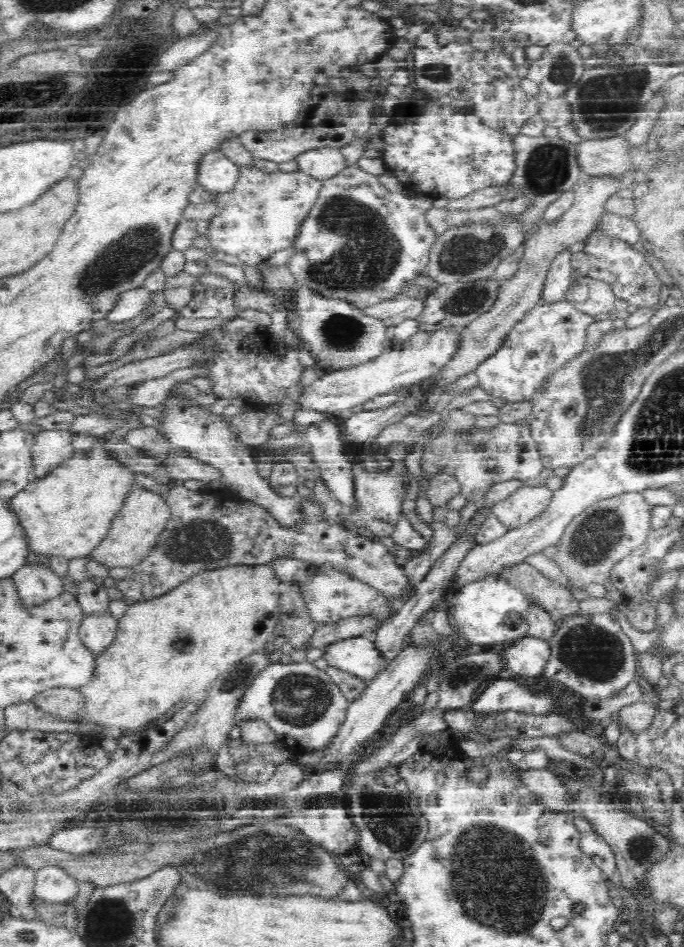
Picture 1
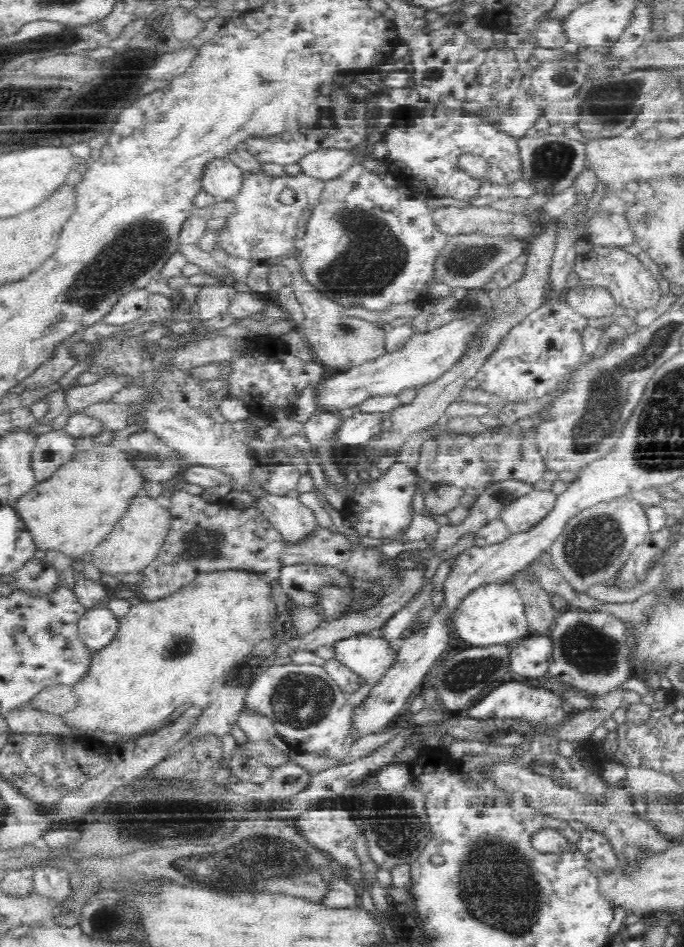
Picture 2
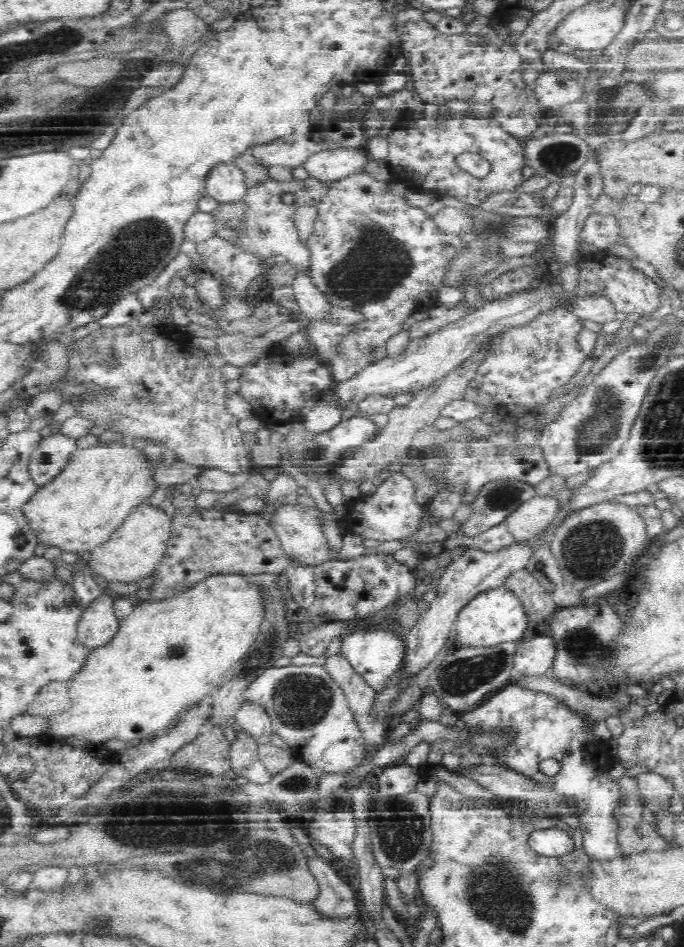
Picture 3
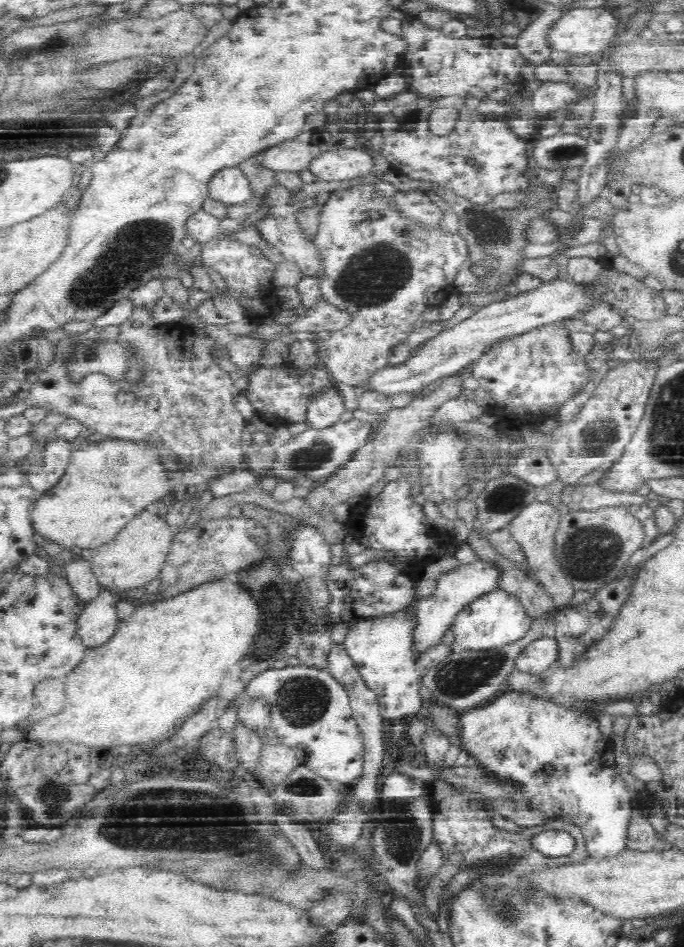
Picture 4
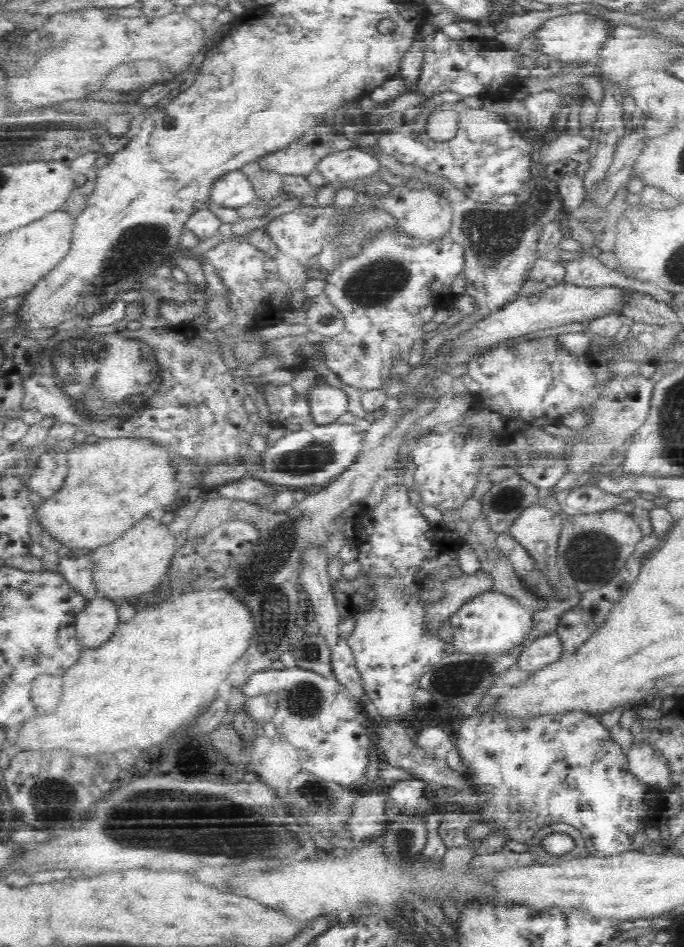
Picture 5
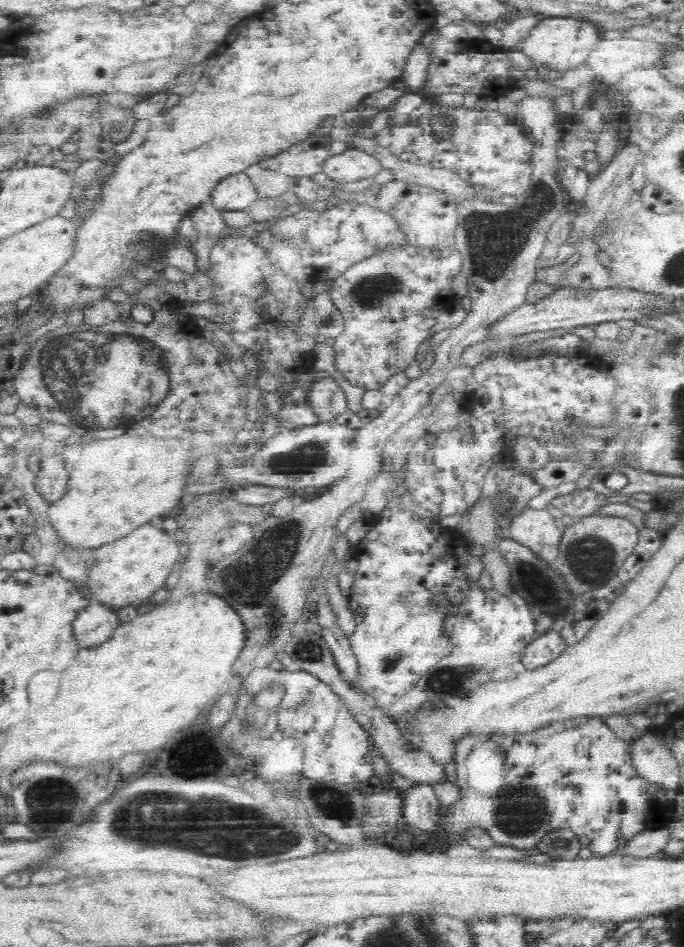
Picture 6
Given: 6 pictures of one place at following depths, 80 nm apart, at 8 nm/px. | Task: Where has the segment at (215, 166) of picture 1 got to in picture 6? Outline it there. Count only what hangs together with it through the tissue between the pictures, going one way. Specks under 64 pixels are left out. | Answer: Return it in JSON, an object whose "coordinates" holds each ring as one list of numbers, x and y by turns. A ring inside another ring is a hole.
{"coordinates":[[245,173,231,176,229,179,223,180,219,185,212,192,209,201,221,211,221,214,230,211,248,213,251,206,262,199,262,196,255,188,253,180]]}

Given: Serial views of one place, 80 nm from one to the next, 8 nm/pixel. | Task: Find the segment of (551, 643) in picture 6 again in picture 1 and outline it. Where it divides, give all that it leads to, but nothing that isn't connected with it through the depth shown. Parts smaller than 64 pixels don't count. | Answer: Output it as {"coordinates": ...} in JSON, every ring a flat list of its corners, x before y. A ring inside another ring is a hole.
{"coordinates":[[524,636,504,650,507,672,519,678,542,680,551,655,551,644,539,636]]}

